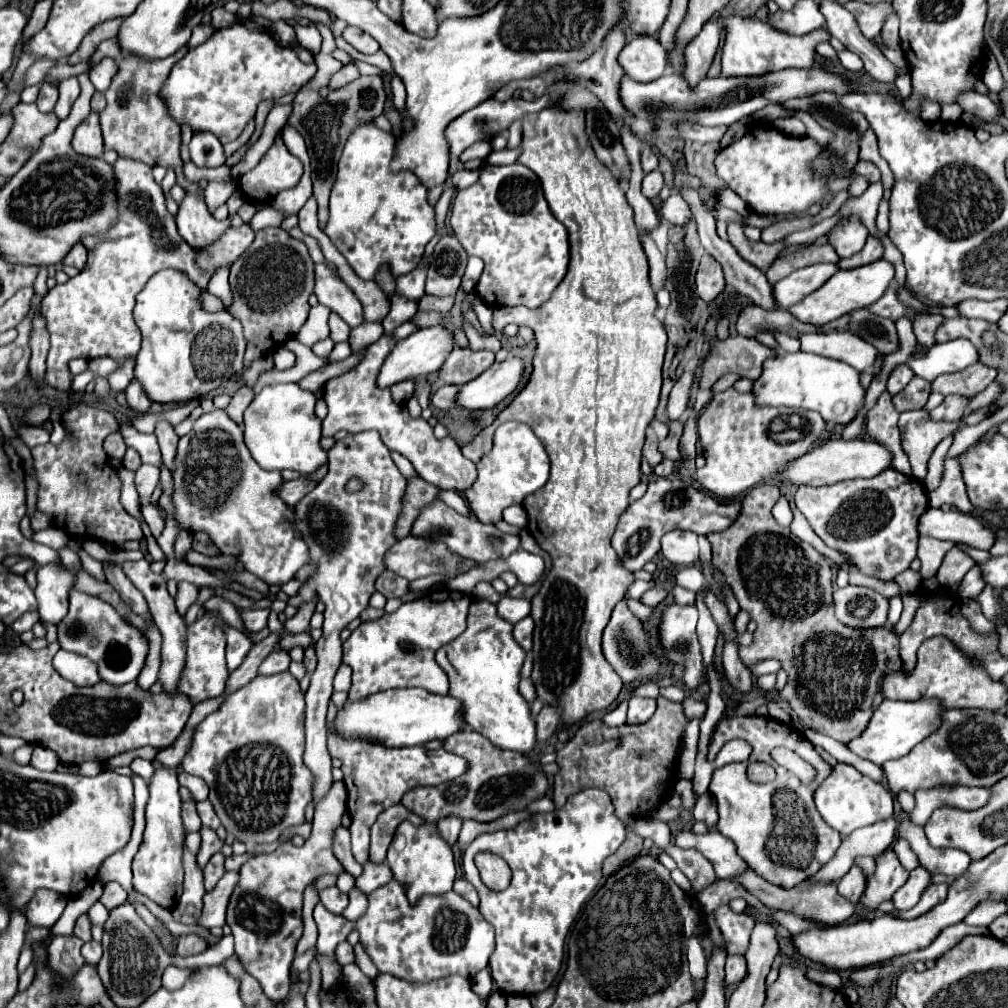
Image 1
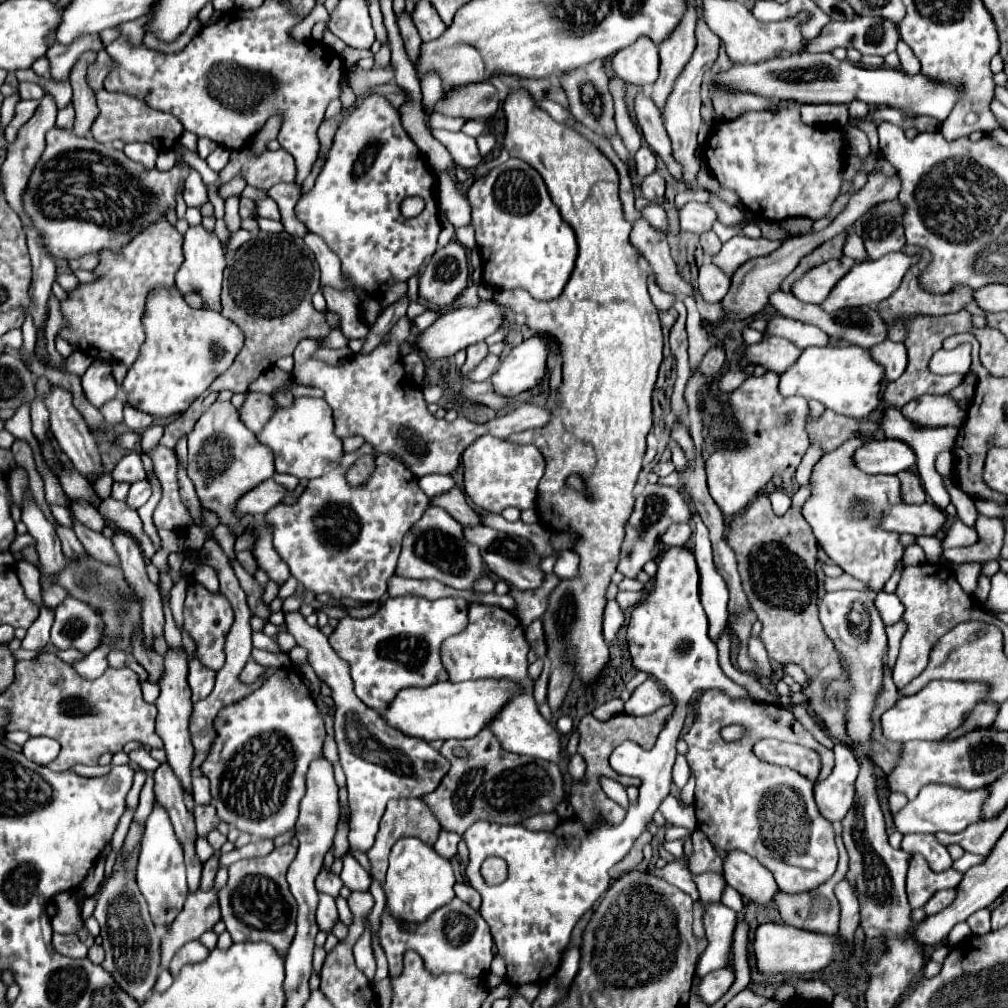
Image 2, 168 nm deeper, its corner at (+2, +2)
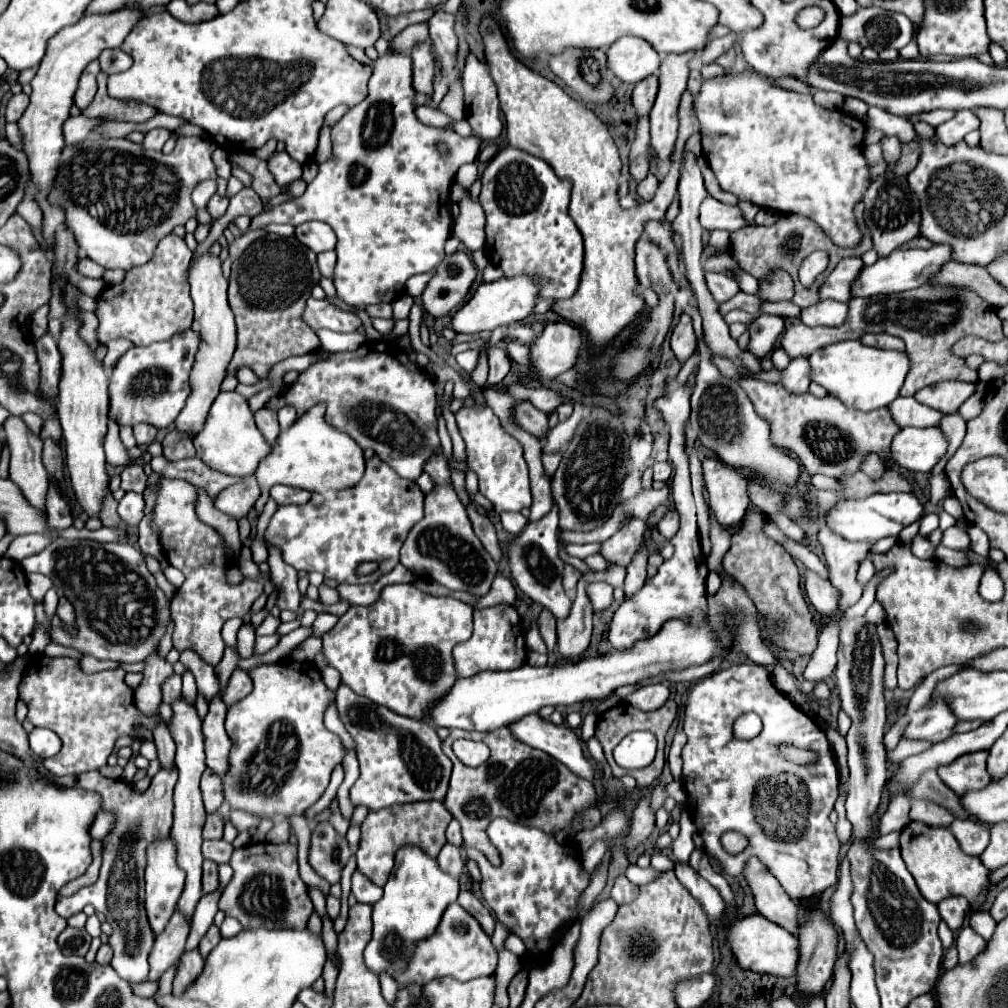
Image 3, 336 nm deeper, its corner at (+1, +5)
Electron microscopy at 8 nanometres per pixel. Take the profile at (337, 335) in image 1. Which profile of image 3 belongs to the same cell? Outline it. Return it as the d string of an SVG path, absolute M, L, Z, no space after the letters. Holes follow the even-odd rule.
M335 251L319 253L317 261L319 261L319 271L321 271L321 275L327 277L327 279L333 279L333 269L335 269Z

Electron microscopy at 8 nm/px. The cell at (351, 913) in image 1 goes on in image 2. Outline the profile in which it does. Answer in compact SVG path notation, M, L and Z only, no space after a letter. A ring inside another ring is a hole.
M366 928L362 938L358 940L358 944L354 946L354 958L356 958L356 966L372 982L374 972L376 972L376 962L374 962L374 954L372 954L372 948L370 948L370 928Z

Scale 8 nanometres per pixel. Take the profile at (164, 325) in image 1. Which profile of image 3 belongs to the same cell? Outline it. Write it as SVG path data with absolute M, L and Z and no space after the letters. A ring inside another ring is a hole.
M193 329L175 333L175 337L163 343L131 347L117 361L111 375L109 417L115 419L119 425L149 423L157 429L171 427L177 415L183 411L183 405L191 393L189 375L191 365L195 363L195 349L199 349L199 333L195 333Z

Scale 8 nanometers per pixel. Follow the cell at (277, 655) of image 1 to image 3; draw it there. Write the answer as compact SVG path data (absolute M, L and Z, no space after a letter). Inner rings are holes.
M237 667L227 683L227 687L223 689L223 701L225 705L231 705L231 703L237 703L239 699L247 697L247 693L251 693L251 675L249 671Z

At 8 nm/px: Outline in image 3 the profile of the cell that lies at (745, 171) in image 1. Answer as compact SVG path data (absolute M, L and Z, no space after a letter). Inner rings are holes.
M753 71L703 81L701 93L695 99L695 113L701 121L703 155L723 191L779 213L805 215L819 223L839 247L855 247L861 241L853 219L853 205L863 197L871 179L861 153L865 125L859 119L837 109L823 109L813 103L811 95L775 87Z

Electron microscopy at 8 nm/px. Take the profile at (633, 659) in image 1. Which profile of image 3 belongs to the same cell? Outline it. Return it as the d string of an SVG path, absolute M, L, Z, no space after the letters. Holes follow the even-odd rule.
M595 583L587 585L587 597L591 597L593 613L601 613L613 603L613 587L607 583Z

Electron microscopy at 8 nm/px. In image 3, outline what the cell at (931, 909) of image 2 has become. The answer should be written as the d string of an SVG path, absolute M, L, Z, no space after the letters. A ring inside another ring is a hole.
M947 897L943 901L937 903L937 909L939 909L939 915L941 919L949 925L951 931L957 931L963 927L963 921L965 921L965 913L969 909L969 901L965 897Z

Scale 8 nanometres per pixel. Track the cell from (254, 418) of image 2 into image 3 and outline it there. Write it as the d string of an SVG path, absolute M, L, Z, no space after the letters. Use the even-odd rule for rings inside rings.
M261 407L259 411L253 413L255 415L255 423L259 427L259 431L263 433L263 437L267 437L267 441L273 445L277 435L279 435L279 423L277 423L277 411Z

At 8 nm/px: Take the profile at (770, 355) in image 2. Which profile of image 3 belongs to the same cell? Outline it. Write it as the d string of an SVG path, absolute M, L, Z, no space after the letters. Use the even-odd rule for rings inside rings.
M923 285L913 291L877 295L869 299L851 299L849 317L841 327L807 327L803 323L793 323L785 329L779 347L791 357L809 357L815 349L827 347L839 341L861 339L865 333L887 333L901 337L907 343L907 355L911 355L911 369L905 377L901 397L915 395L919 389L939 383L939 381L965 381L973 383L975 371L969 371L963 359L951 355L951 345L965 335L979 335L987 341L1001 341L1001 319L995 315L993 307L981 301L969 289L935 289L933 285Z

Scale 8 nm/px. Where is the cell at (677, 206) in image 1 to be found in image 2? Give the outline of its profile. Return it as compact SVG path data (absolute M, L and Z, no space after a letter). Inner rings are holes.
M688 202L680 210L680 226L688 232L702 234L712 230L712 224L718 220L716 212L710 208L710 204L700 204L700 202Z

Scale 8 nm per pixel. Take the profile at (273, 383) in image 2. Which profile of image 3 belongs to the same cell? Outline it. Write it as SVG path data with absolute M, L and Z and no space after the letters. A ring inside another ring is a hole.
M241 367L239 371L237 371L237 379L239 379L239 383L243 383L243 385L257 385L261 379L251 371L251 369L247 369L247 367Z

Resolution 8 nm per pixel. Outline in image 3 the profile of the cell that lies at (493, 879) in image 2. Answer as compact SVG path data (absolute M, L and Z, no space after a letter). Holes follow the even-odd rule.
M507 727L489 733L469 733L453 729L443 741L443 753L453 761L453 775L443 805L453 815L453 819L459 821L465 843L469 847L477 847L495 867L501 863L501 859L497 849L485 835L485 827L491 819L505 817L515 823L539 827L545 833L553 833L555 829L567 829L577 811L595 805L597 801L597 793L591 781L575 777L575 773L571 773L553 757L547 757L547 753L515 741ZM455 739L481 741L491 749L491 757L479 767L467 767L459 759L455 759L451 751L451 743Z

